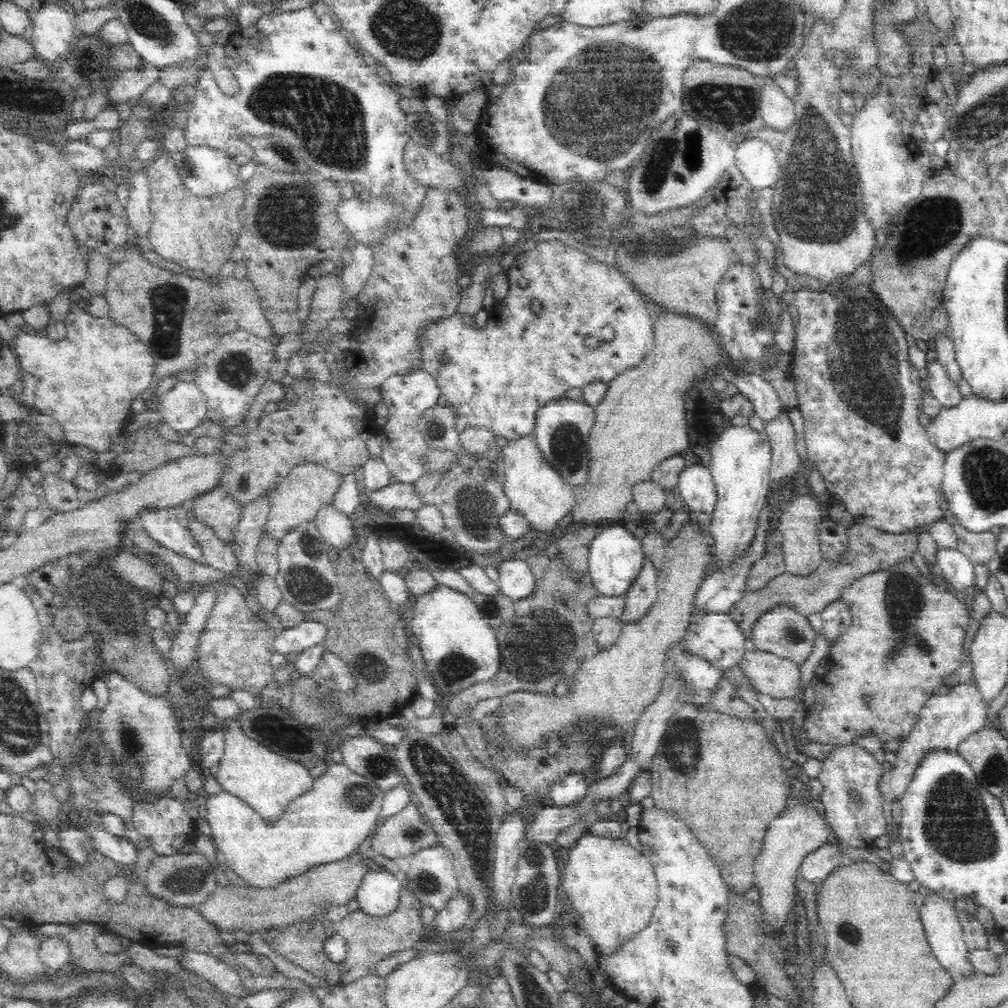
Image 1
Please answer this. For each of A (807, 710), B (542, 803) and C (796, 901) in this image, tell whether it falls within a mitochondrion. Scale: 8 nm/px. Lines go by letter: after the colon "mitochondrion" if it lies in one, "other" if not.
A: other
B: other
C: other

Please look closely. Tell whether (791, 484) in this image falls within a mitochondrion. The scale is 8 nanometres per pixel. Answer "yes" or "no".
no

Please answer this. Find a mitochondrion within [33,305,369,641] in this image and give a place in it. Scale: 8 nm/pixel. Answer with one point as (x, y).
(302, 583)

